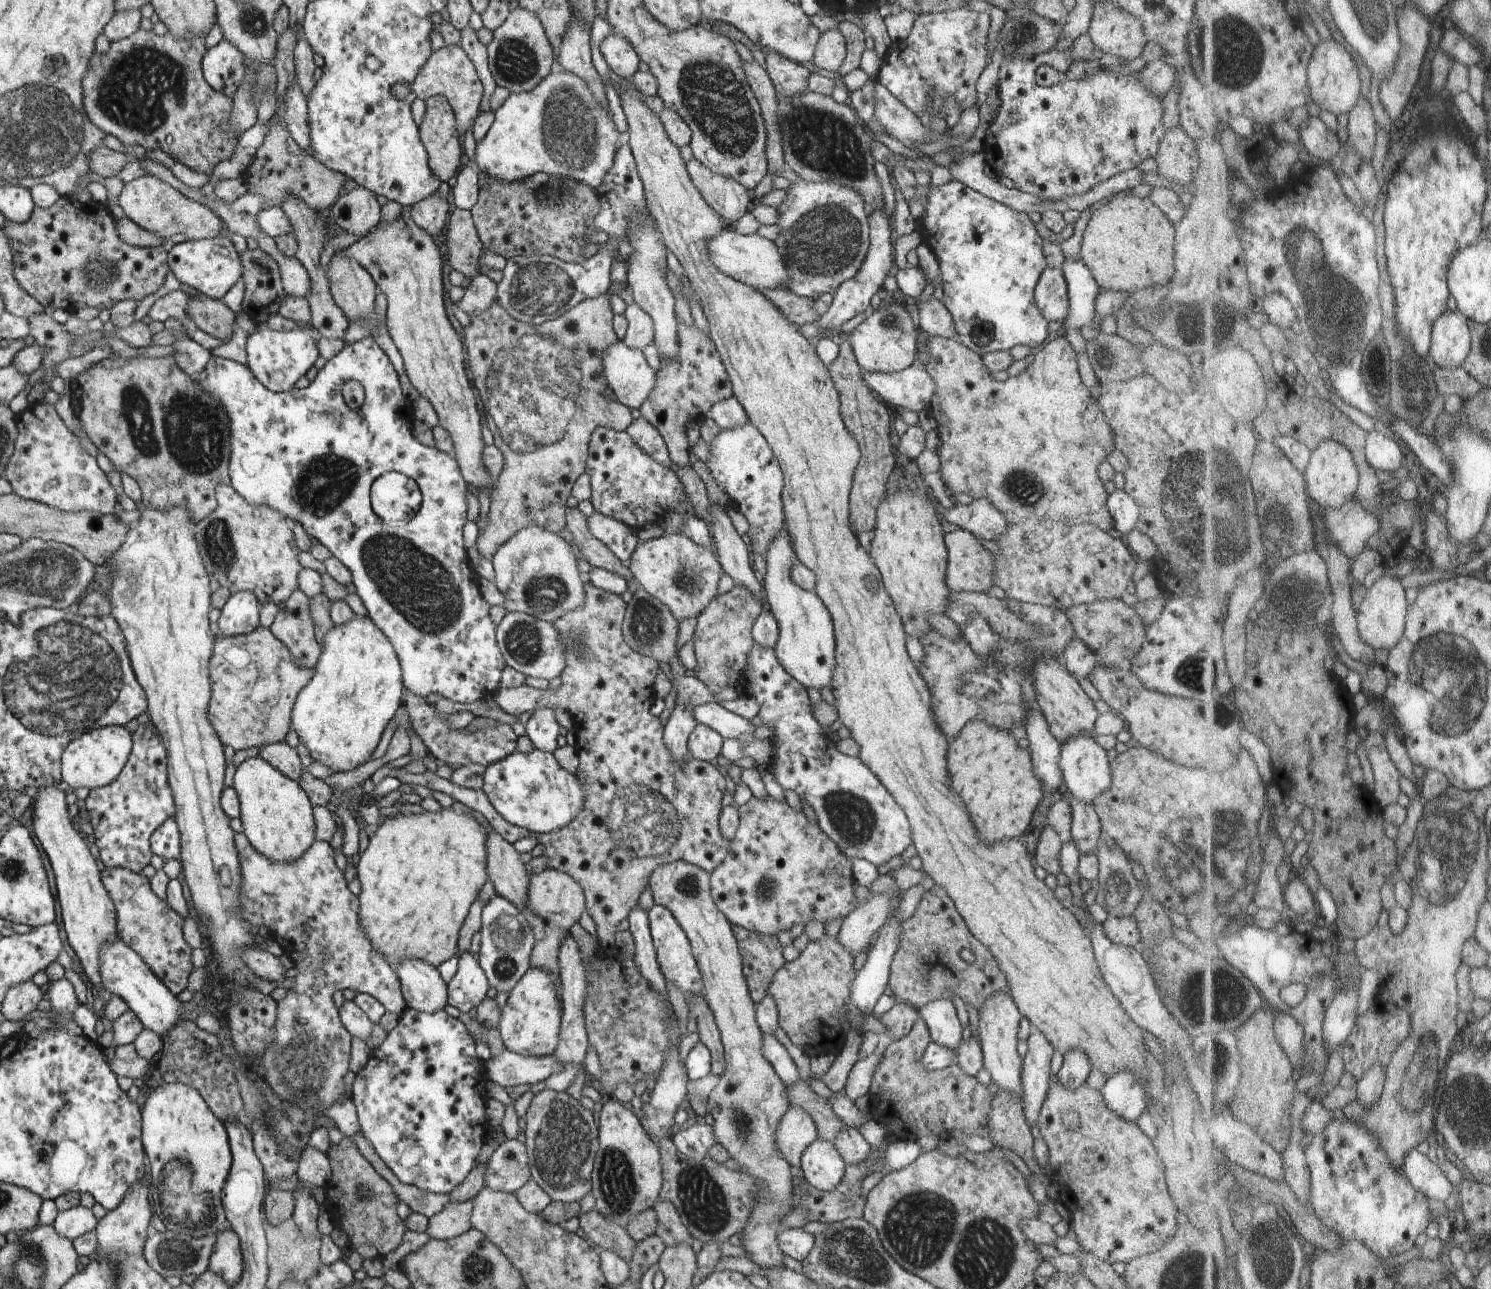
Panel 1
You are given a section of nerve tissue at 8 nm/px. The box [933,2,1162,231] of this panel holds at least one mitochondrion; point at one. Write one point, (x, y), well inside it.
(1111, 106)

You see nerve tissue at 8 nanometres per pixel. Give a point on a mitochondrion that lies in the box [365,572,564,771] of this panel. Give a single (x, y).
(524, 644)

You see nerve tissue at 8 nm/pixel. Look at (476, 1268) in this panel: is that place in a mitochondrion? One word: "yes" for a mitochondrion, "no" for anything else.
yes

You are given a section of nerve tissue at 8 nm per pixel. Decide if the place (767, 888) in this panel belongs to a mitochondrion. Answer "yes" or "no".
yes

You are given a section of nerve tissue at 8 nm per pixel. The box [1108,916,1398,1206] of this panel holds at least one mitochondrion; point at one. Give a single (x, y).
(1226, 998)

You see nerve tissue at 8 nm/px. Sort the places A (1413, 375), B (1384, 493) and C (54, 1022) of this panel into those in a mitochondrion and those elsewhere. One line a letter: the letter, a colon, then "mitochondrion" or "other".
A: mitochondrion
B: other
C: other

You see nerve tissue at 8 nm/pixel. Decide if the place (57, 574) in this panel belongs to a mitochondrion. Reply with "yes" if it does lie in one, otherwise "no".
yes

